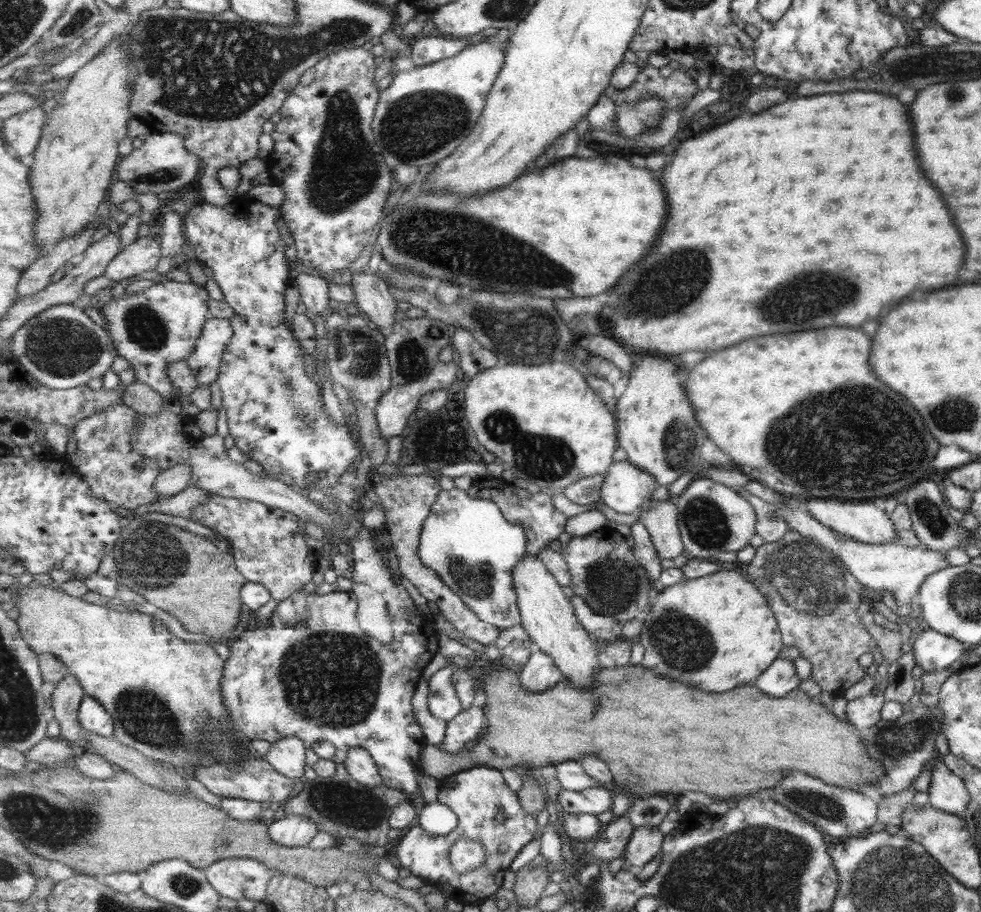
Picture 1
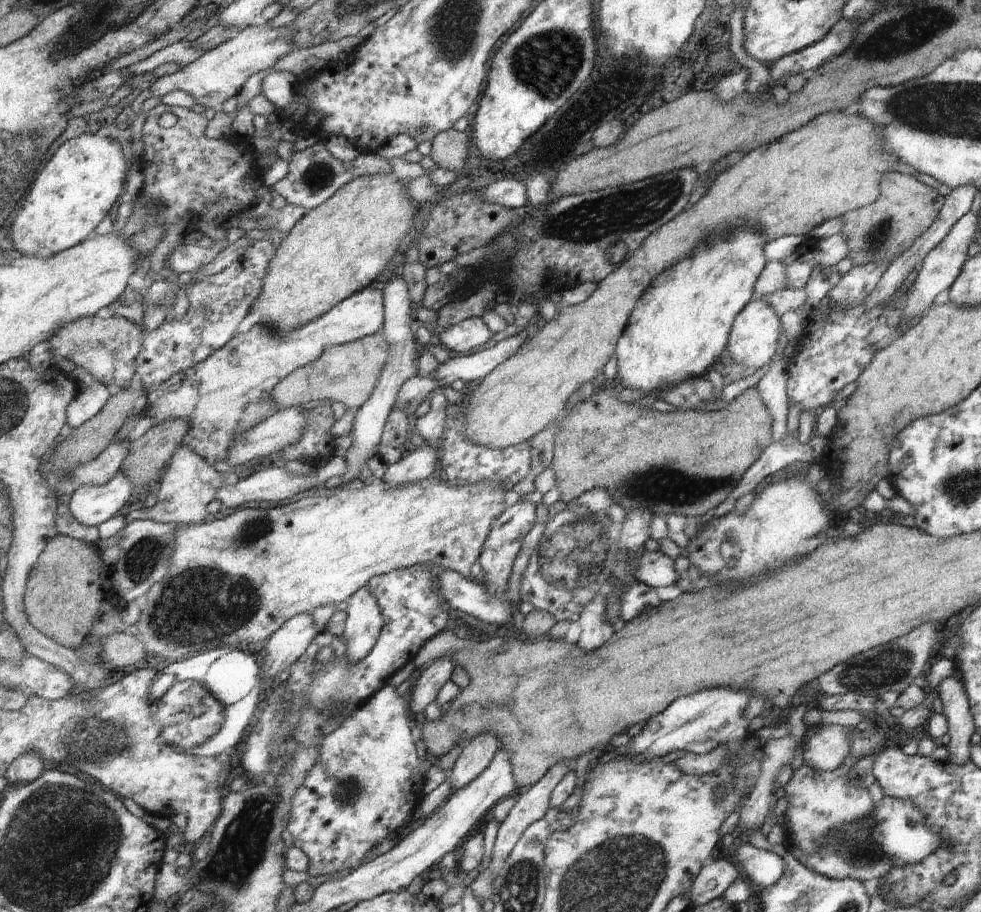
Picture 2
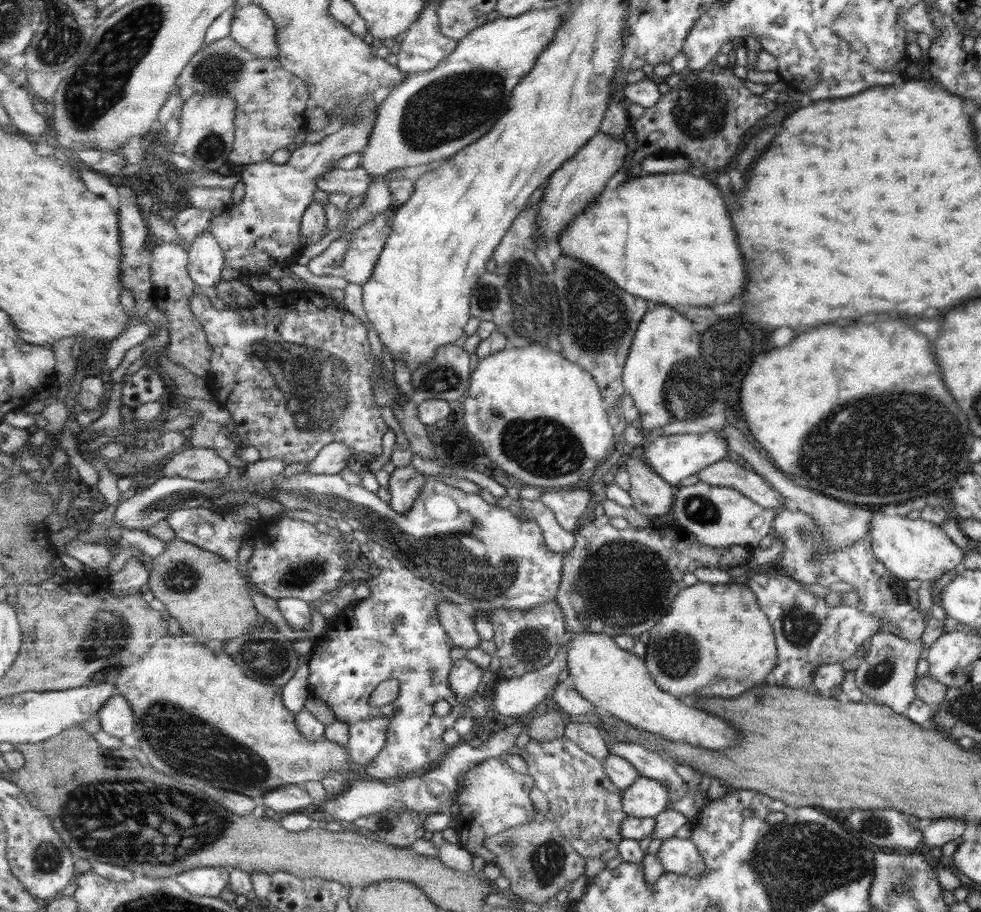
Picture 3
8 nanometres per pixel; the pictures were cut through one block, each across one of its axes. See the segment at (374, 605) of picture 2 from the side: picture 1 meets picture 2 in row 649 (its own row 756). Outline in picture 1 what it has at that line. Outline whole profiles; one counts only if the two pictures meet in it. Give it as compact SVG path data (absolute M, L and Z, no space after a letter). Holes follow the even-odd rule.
M361 747L351 748L343 764L349 771L349 775L359 784L370 788L382 785L383 778L379 774L379 767L369 751Z

